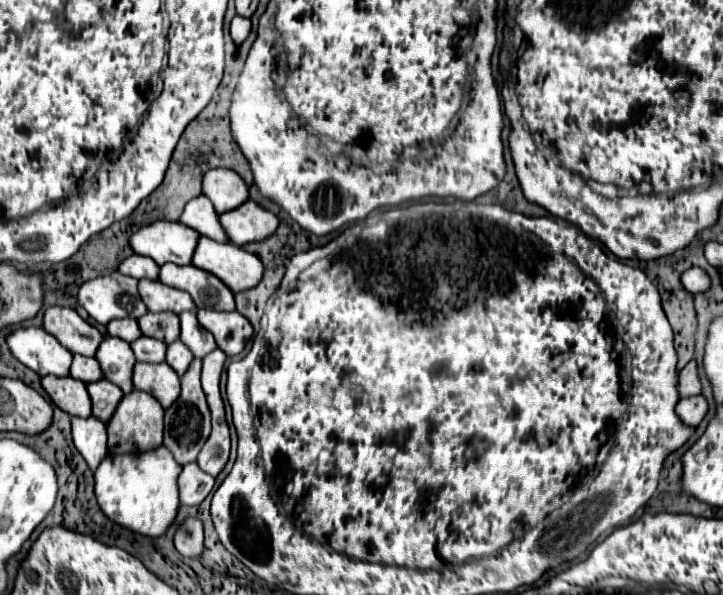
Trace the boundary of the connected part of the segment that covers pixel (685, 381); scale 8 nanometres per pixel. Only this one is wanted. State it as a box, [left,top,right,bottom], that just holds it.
[679,361,701,397]

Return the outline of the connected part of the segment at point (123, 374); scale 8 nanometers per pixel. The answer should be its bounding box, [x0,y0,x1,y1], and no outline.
[95,335,135,393]

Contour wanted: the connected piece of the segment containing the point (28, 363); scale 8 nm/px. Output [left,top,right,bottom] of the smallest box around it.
[7,327,71,377]

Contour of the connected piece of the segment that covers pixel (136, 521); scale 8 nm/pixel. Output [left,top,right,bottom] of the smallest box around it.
[95,447,181,537]

